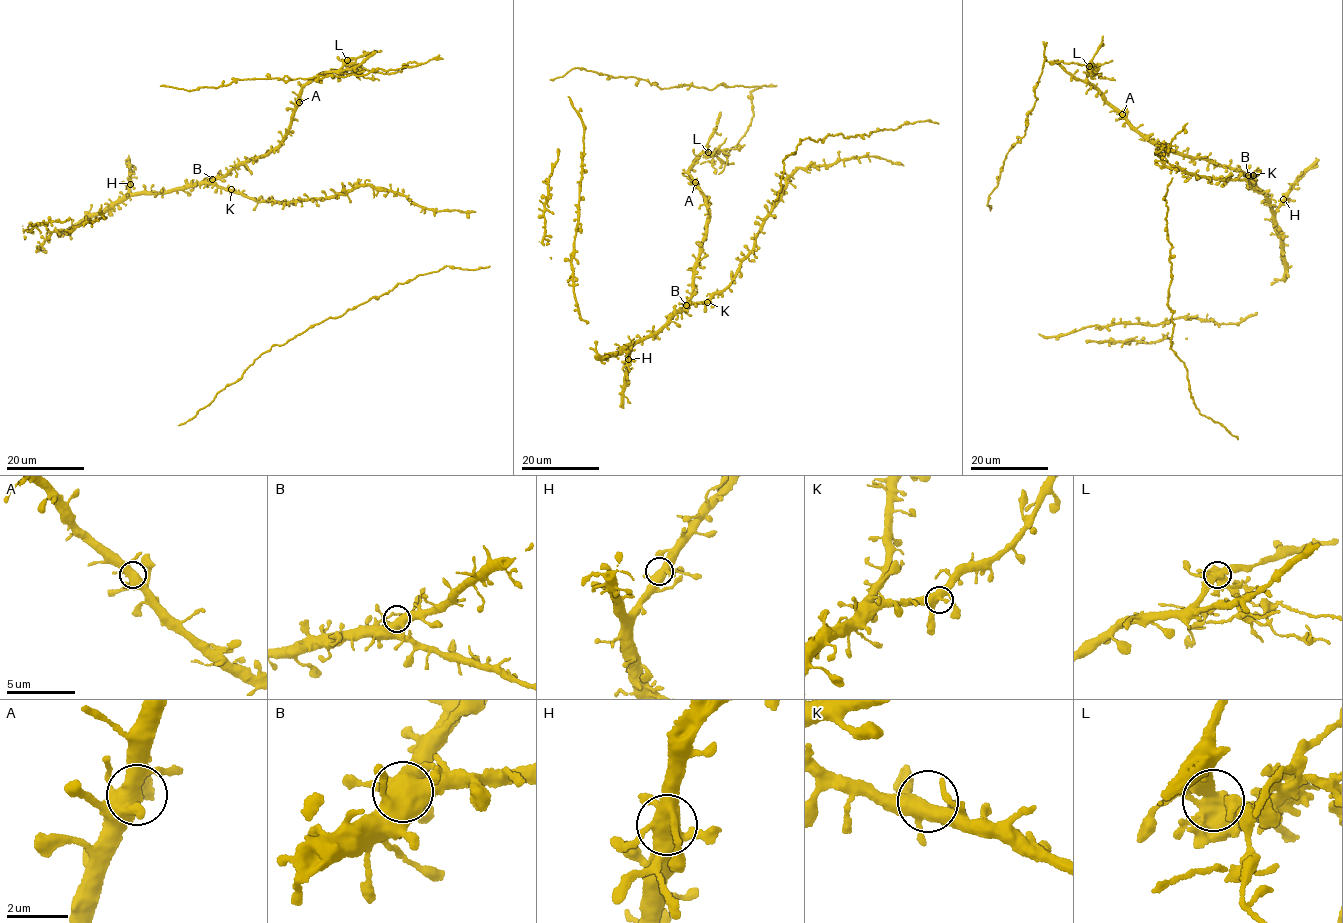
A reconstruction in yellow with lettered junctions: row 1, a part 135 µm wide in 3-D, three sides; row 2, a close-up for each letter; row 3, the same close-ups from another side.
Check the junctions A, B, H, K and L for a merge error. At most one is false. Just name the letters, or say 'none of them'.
L

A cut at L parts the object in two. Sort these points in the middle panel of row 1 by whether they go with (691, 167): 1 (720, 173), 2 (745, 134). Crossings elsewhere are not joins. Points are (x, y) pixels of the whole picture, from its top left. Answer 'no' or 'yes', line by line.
1: no
2: no

